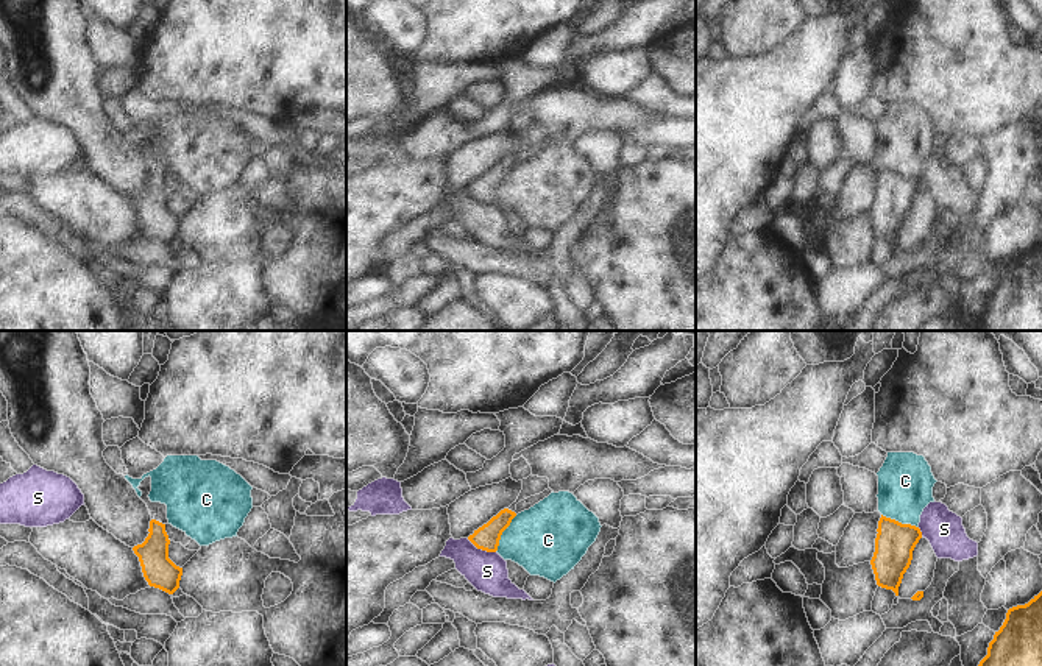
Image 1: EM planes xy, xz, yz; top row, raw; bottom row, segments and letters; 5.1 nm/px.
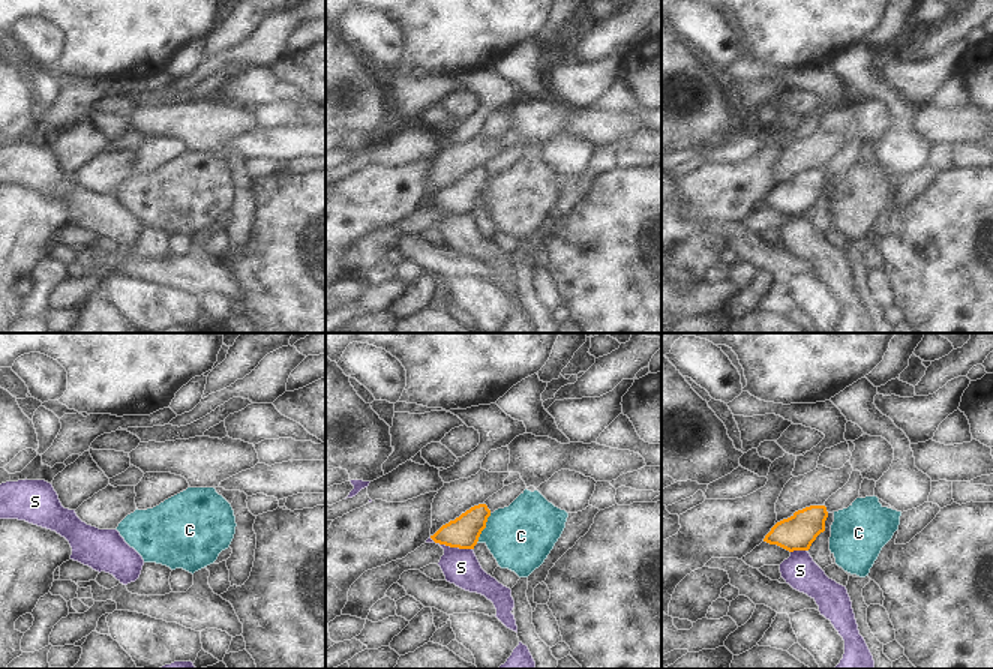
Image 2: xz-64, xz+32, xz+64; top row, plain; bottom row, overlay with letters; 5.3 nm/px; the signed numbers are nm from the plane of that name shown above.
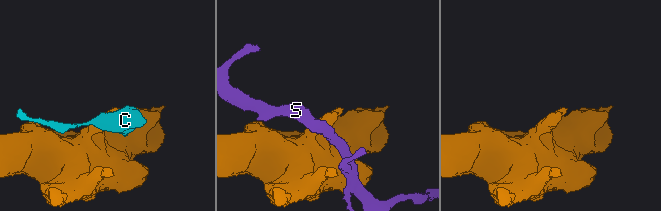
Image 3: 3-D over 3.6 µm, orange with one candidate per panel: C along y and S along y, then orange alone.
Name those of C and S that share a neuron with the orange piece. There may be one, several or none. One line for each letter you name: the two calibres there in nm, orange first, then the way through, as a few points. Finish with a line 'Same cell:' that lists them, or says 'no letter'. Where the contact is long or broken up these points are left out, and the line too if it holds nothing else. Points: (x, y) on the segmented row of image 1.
Same cell: no letter

